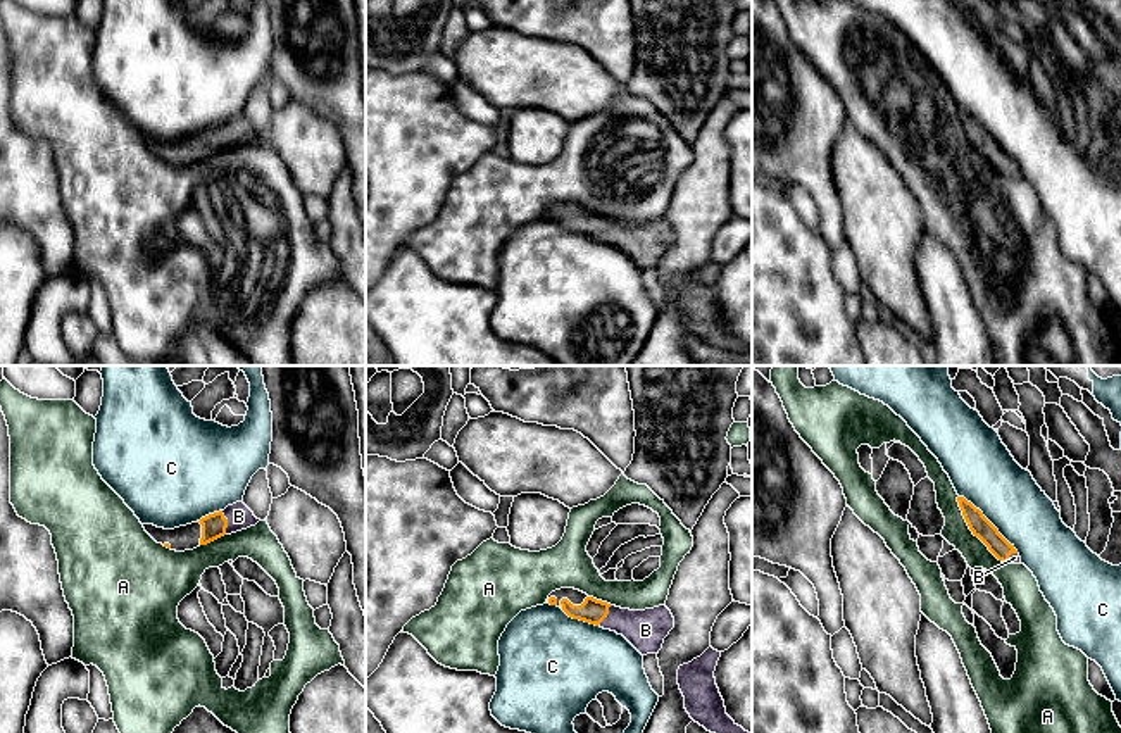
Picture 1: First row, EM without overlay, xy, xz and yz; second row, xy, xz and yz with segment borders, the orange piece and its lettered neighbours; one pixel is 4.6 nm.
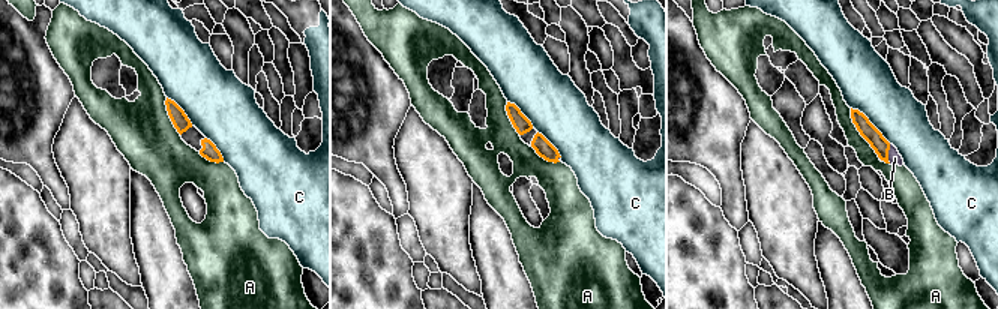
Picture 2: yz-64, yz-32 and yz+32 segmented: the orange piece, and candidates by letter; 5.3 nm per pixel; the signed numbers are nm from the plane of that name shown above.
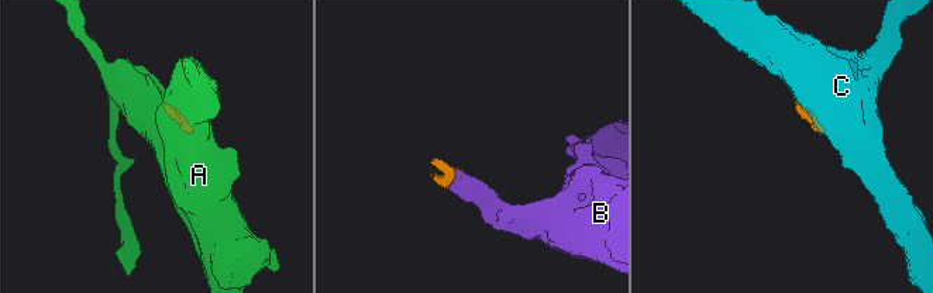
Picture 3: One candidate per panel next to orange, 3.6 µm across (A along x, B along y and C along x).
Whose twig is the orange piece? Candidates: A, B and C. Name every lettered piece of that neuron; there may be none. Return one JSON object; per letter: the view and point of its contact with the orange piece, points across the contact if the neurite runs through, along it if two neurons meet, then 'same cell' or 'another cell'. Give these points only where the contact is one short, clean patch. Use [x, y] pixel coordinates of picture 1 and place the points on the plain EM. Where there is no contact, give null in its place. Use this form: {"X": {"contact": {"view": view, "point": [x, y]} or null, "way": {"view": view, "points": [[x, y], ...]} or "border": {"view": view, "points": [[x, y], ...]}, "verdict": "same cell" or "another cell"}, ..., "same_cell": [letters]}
{"A": {"contact": {"view": "yz", "point": [971, 144]}, "verdict": "another cell"}, "B": {"contact": {"view": "xy", "point": [226, 137]}, "way": {"view": "xy", "points": [[214, 138], [226, 137], [238, 130]]}, "verdict": "same cell"}, "C": {"contact": {"view": "yz", "point": [989, 135]}, "verdict": "another cell"}, "same_cell": ["B"]}

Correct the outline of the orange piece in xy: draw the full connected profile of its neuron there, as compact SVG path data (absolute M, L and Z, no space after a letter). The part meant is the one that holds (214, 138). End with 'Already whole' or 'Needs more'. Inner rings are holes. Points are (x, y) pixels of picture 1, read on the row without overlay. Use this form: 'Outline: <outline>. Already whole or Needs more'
Outline: M236 116L224 124L174 143L157 141L153 138L143 138L143 141L157 157L176 166L185 166L207 159L224 148L255 140L259 135L243 116Z. Needs more

